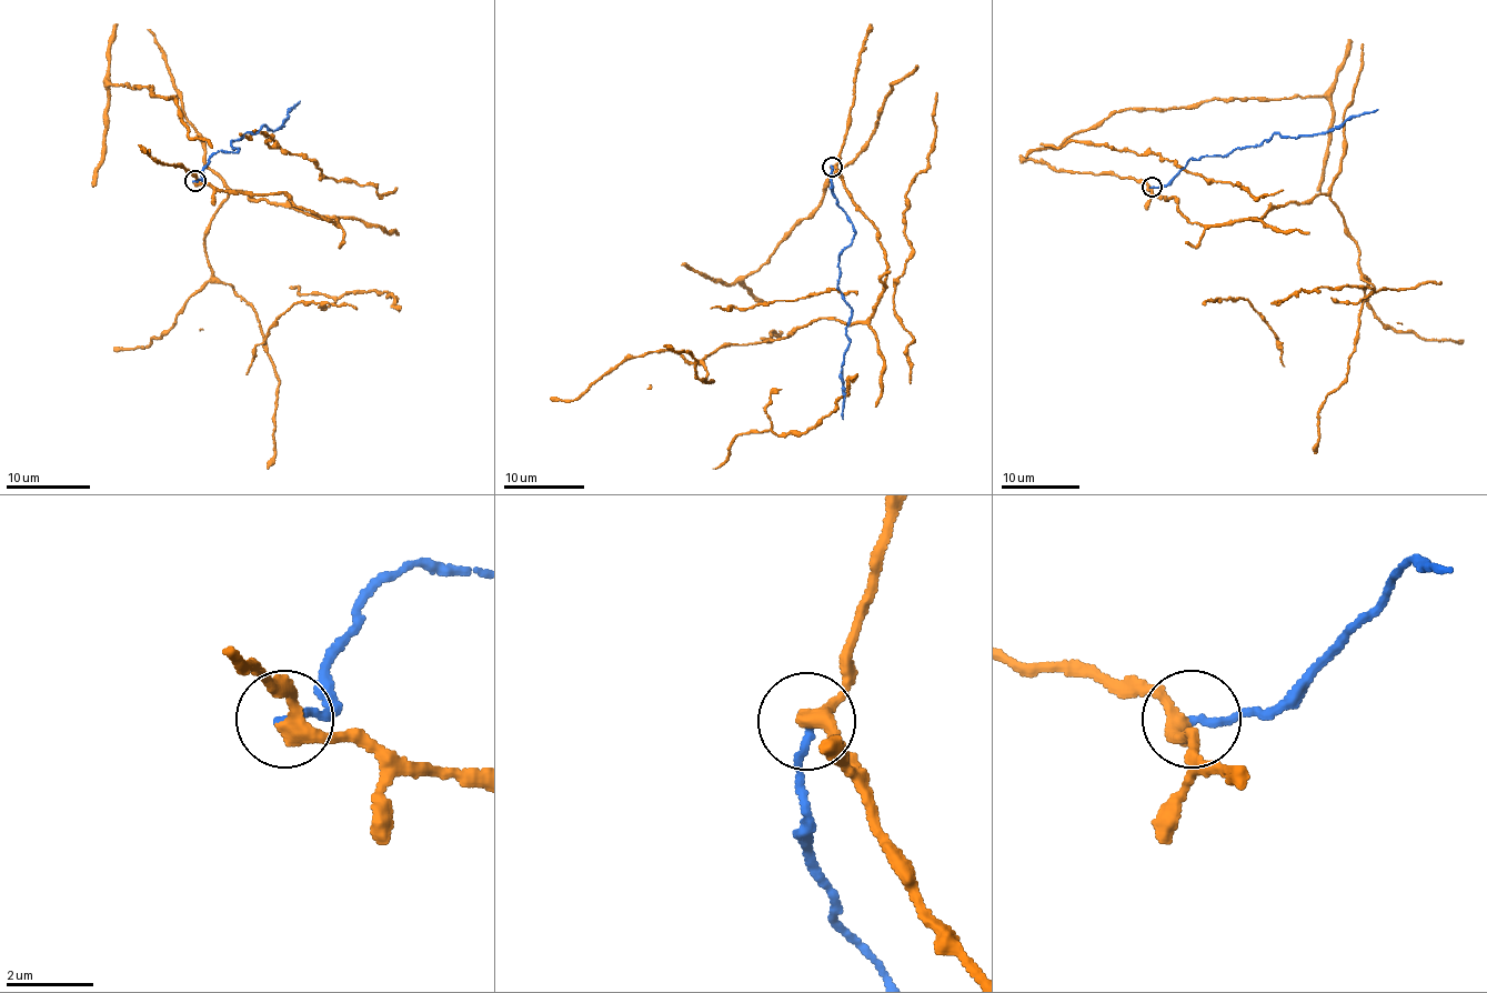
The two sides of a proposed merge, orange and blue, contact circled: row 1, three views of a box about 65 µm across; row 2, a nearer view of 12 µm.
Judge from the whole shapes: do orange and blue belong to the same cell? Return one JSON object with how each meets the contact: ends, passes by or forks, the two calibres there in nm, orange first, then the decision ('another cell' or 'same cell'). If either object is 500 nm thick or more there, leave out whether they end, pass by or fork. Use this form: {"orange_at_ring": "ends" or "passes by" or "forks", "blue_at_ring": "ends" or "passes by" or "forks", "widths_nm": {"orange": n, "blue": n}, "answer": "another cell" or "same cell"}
{"orange_at_ring": "passes by", "blue_at_ring": "ends", "widths_nm": {"orange": 340, "blue": 190}, "answer": "another cell"}

